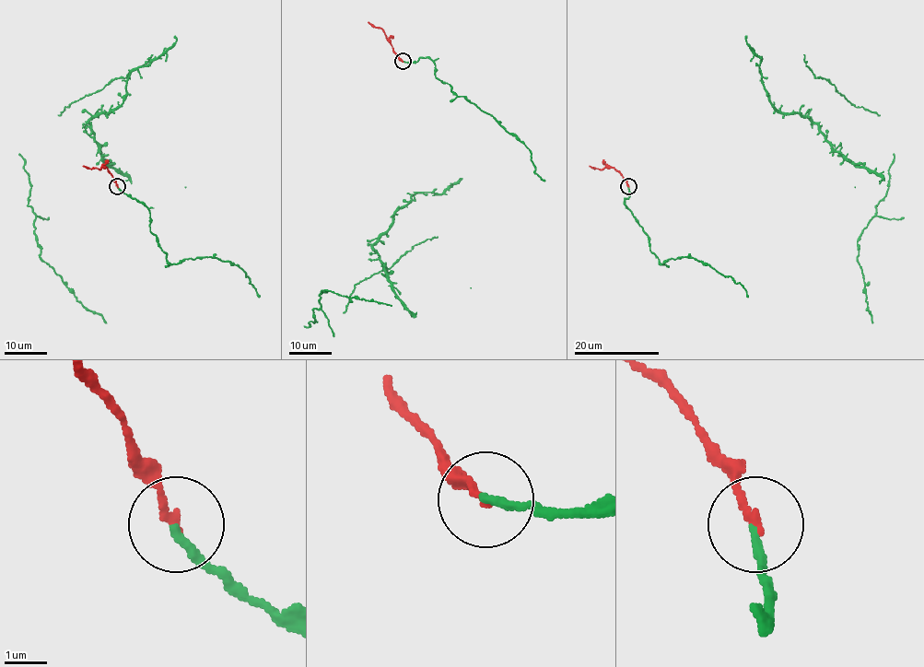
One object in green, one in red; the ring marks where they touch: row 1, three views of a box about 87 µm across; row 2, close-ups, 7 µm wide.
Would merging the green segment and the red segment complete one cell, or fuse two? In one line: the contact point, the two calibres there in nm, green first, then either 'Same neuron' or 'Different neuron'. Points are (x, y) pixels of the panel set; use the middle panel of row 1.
Place: (403, 61). Thickness 200 nm (green) against 180 nm. Same neuron

